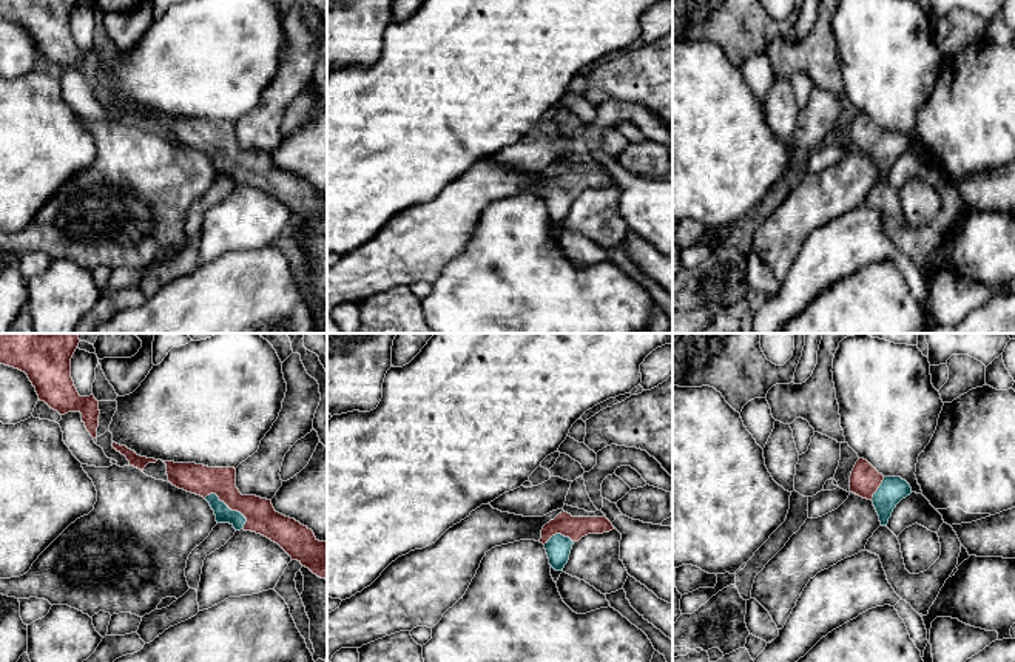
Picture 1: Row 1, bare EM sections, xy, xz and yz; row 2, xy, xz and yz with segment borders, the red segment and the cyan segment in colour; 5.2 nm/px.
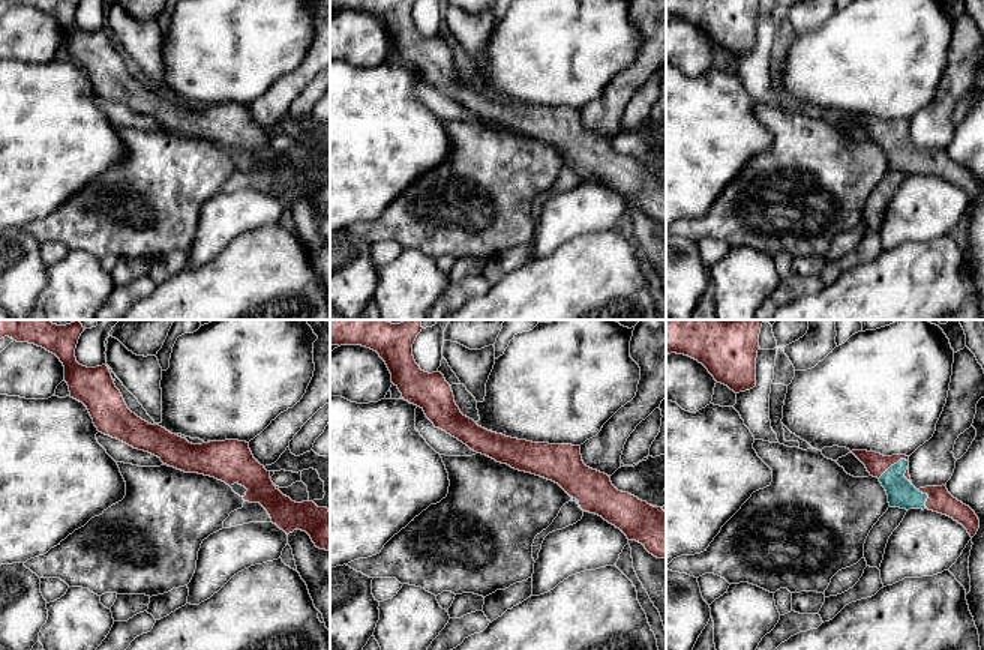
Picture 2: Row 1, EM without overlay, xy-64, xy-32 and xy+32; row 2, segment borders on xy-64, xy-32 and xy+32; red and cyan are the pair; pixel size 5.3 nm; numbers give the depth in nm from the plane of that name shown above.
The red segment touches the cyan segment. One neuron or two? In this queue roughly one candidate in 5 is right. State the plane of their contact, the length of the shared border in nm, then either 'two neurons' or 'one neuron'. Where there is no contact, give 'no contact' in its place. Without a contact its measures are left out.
contact in xy; length 260 nm; one neuron

